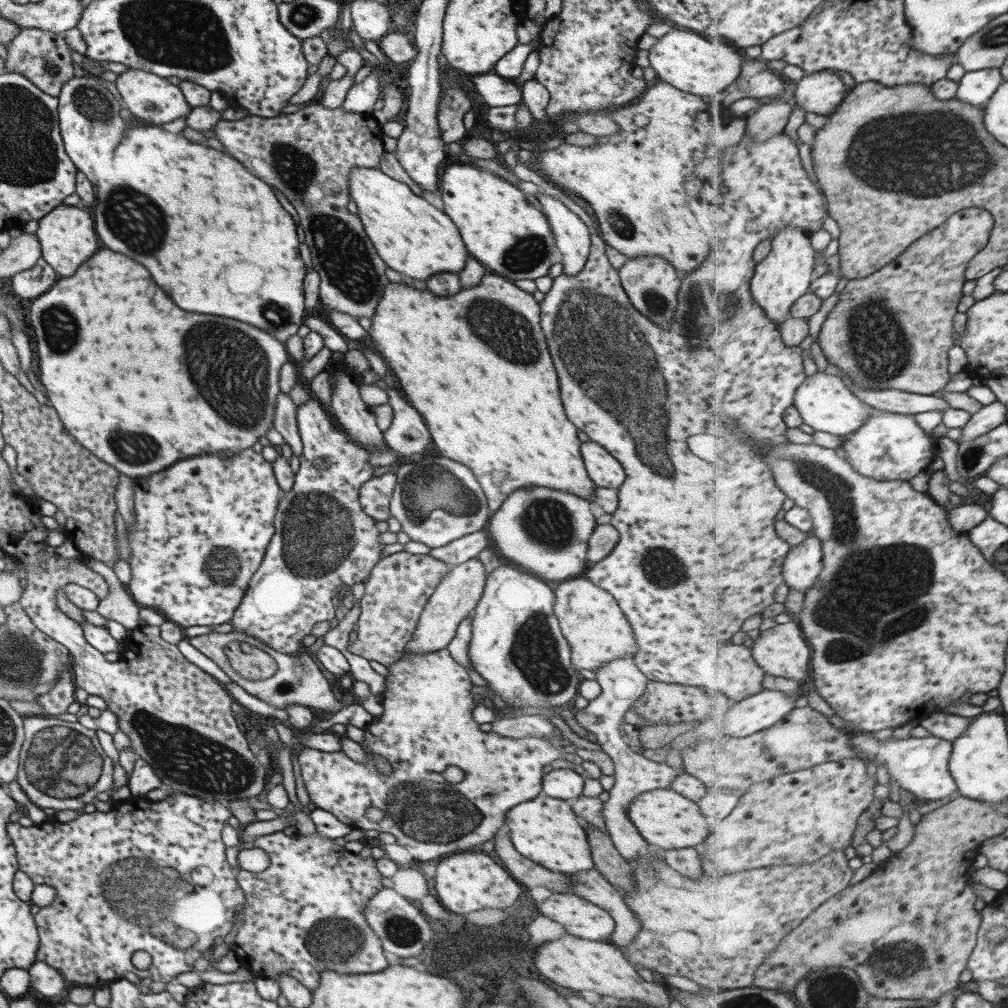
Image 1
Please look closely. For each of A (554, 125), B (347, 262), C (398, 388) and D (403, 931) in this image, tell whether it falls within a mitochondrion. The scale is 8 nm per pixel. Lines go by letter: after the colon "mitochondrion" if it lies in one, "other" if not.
A: other
B: mitochondrion
C: other
D: mitochondrion

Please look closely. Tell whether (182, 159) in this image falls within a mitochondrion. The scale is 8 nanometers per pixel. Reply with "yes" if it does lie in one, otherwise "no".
no

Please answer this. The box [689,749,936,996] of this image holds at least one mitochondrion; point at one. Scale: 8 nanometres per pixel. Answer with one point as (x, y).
(906, 958)

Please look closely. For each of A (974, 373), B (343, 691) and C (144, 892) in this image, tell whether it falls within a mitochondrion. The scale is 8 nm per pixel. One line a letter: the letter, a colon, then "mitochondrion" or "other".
A: other
B: other
C: mitochondrion

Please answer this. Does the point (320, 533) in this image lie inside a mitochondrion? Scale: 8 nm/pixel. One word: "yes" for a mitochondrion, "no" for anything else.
yes

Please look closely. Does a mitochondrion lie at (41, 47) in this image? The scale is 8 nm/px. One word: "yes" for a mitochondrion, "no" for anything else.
no

